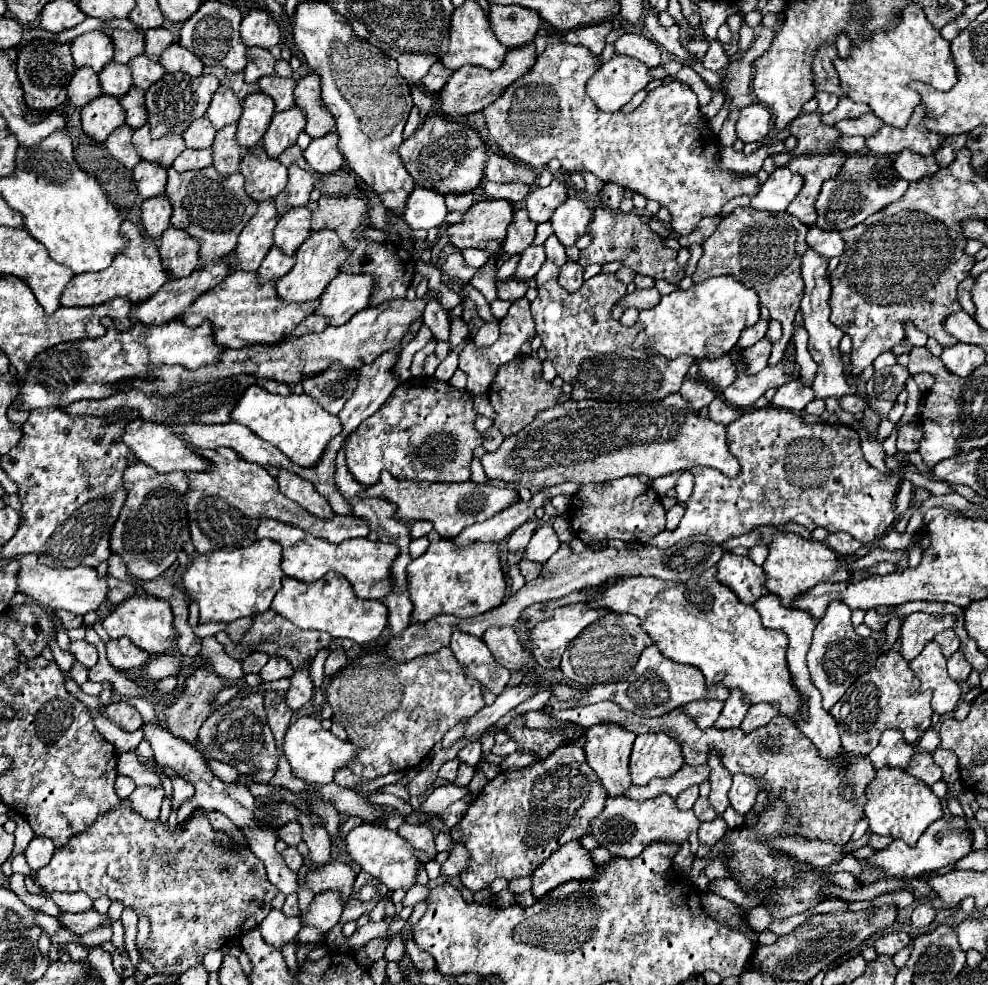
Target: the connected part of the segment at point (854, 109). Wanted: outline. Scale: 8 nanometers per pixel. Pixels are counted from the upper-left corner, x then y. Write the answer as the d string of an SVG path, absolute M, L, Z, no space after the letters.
M842 98L836 110L832 110L832 112L828 112L828 114L822 114L822 122L828 124L828 126L834 126L834 124L840 122L840 120L858 118L858 116L864 116L864 114L868 114L868 112L870 112L870 108L868 108L866 104L856 104L856 102L852 102L850 98Z

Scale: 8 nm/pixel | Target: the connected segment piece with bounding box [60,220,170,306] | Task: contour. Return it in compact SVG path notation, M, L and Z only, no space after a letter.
M126 220L122 228L126 232L124 236L128 236L130 240L128 250L120 252L120 256L116 256L116 260L106 270L76 274L62 294L62 300L60 300L62 306L98 306L116 296L126 296L134 304L138 304L152 298L160 290L160 286L170 280L170 274L162 268L162 258L160 258L156 240L142 234L140 228L130 220Z

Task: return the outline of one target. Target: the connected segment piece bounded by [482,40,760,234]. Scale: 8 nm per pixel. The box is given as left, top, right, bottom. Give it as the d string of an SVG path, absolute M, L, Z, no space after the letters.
M548 42L546 50L538 56L534 68L512 82L504 94L482 110L486 126L494 142L514 158L530 164L532 168L544 168L552 158L558 158L564 170L586 168L602 182L616 182L632 192L646 196L648 200L658 200L672 214L672 228L678 234L690 234L698 222L706 216L718 216L722 206L736 196L756 196L760 192L760 182L756 174L736 174L720 168L720 142L712 134L708 122L700 114L698 98L692 88L684 82L670 82L668 86L658 86L648 92L644 102L632 112L600 112L584 90L588 76L596 72L600 60L584 46L570 46L562 42Z

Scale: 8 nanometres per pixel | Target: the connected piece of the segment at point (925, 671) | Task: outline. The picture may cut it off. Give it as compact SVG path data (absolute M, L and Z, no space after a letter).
M938 642L926 644L924 652L908 662L910 670L920 678L924 690L932 690L932 708L936 714L944 716L952 712L962 696L962 690L956 680L946 672L946 658L940 652Z

